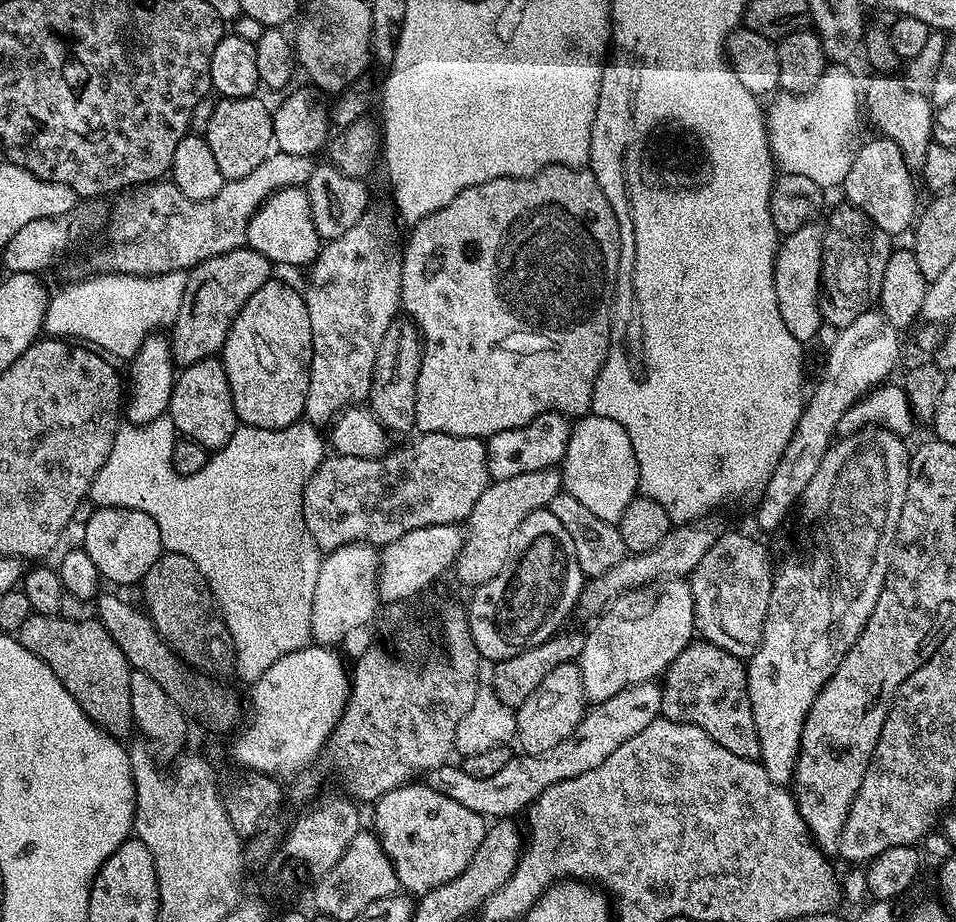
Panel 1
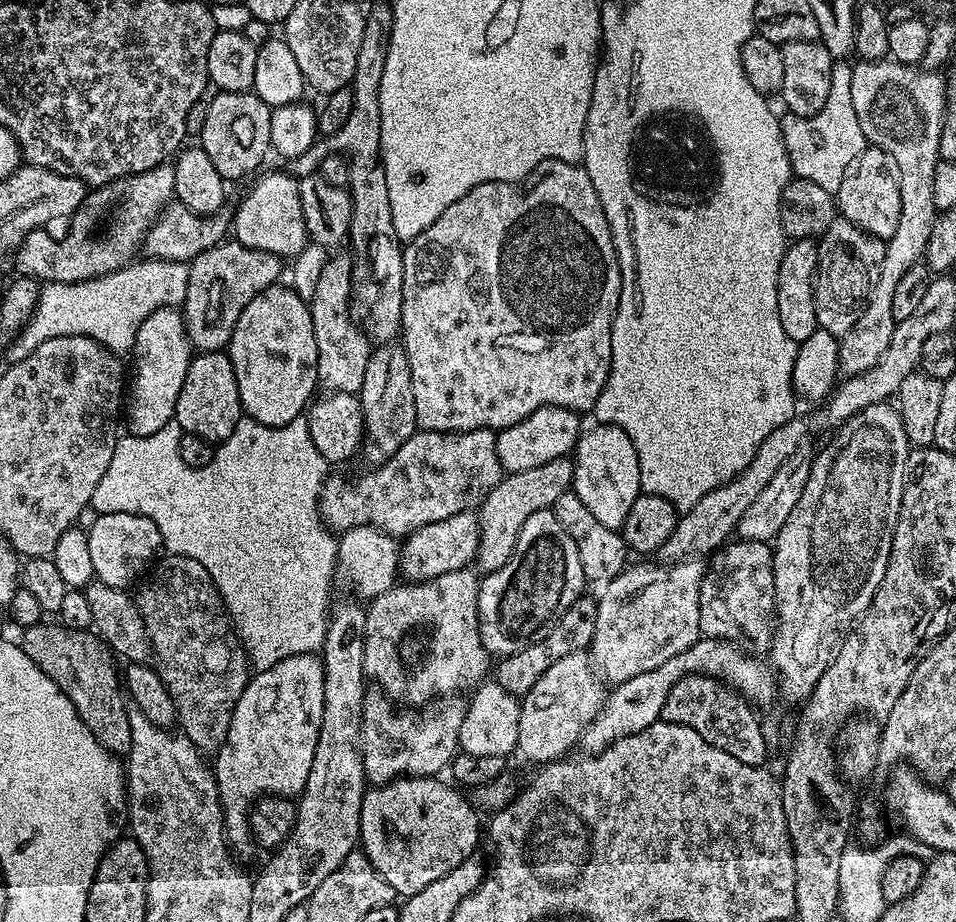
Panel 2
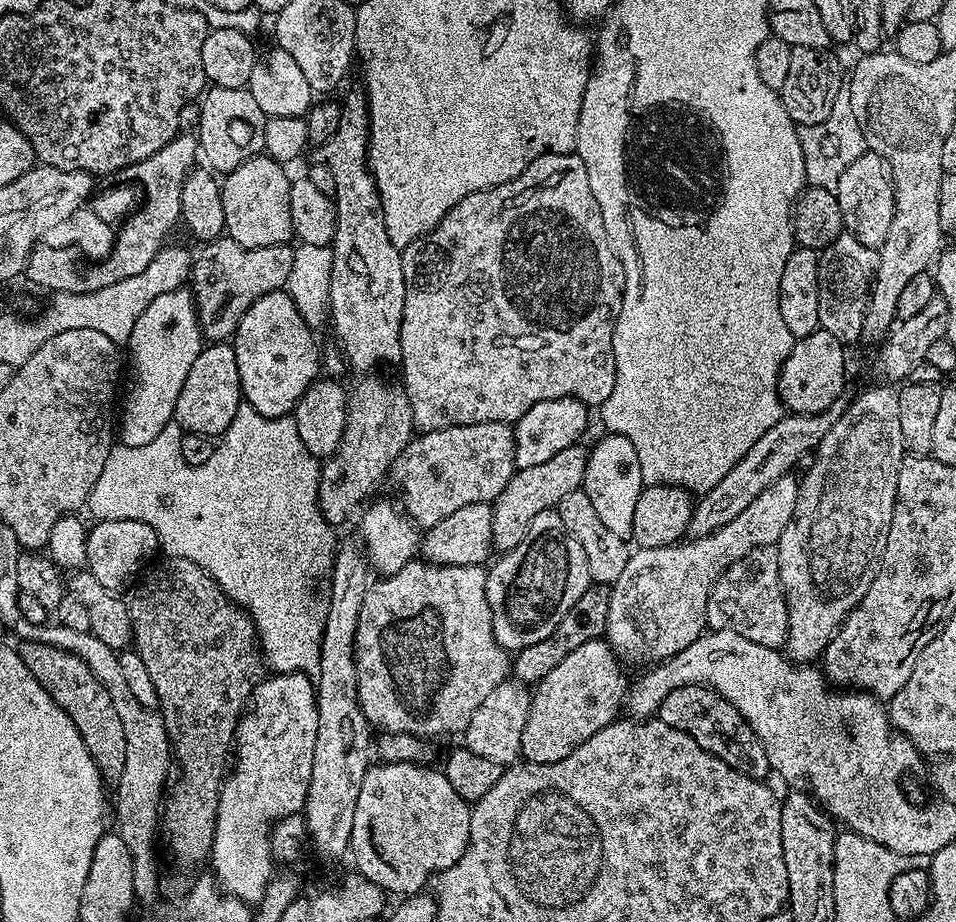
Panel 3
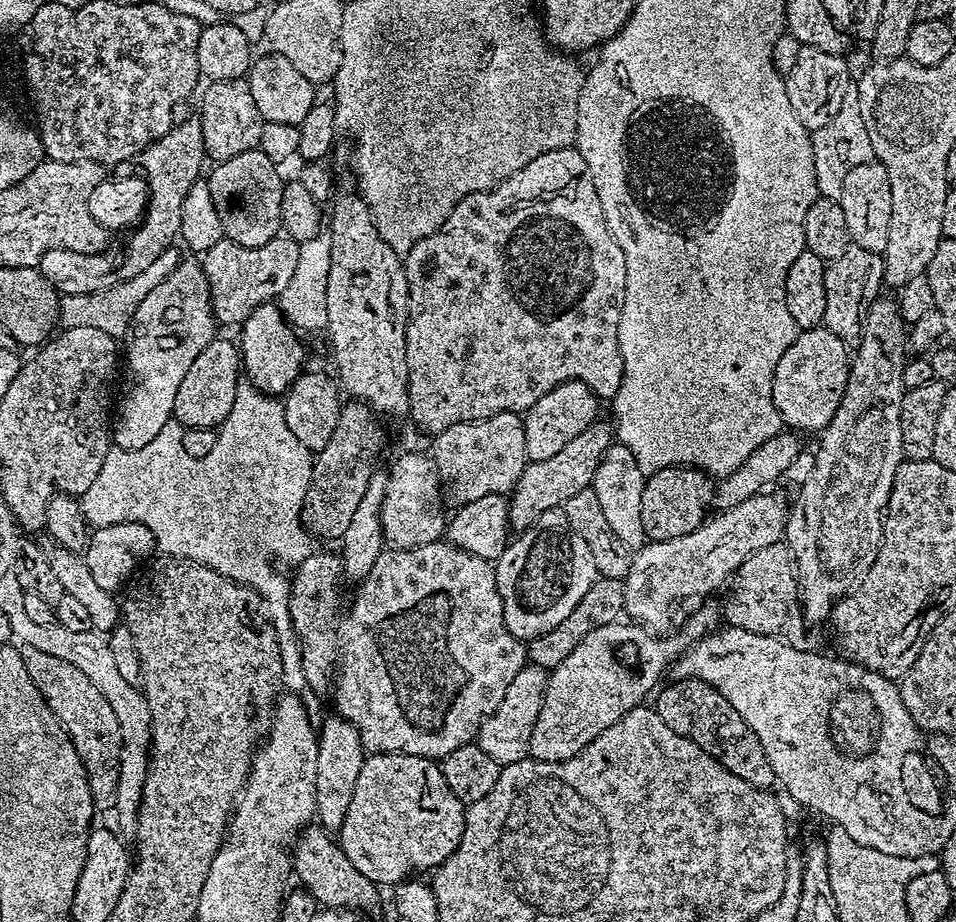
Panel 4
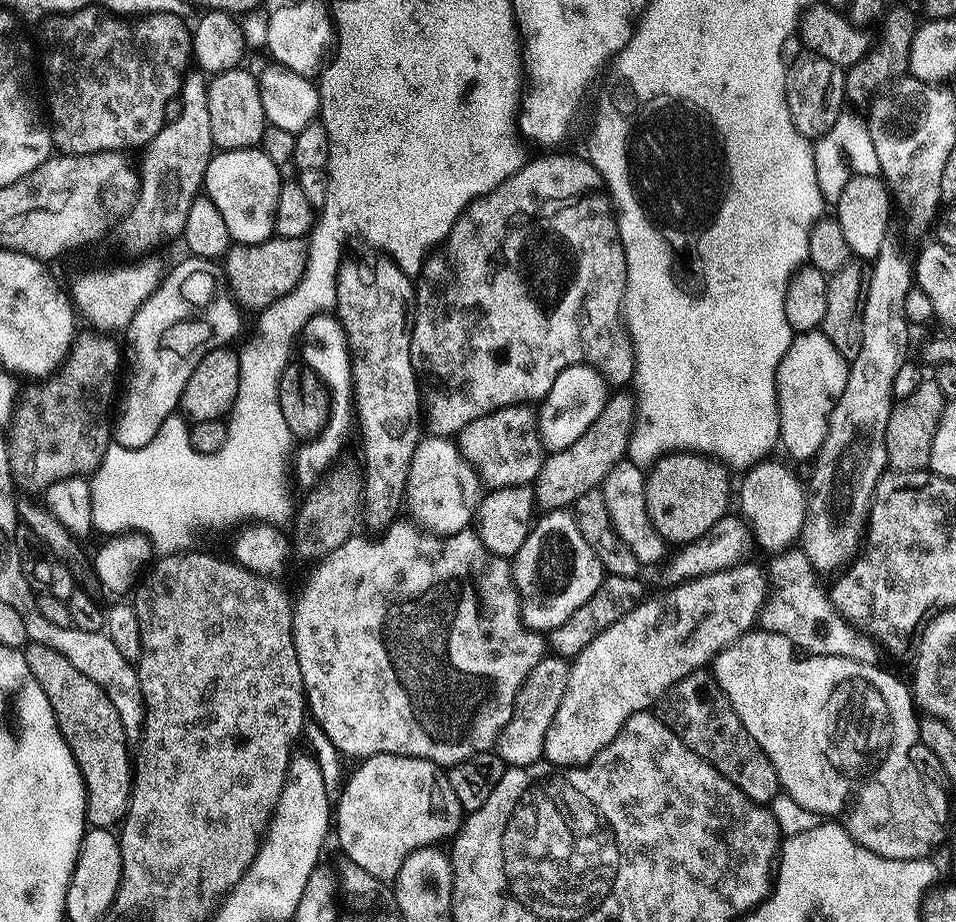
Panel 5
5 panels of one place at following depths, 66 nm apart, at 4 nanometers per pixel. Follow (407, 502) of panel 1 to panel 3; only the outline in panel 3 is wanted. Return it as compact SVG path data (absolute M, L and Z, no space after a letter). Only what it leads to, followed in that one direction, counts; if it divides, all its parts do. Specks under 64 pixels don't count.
M478 422L417 435L392 463L390 473L404 495L403 511L427 530L462 506L495 502L518 471L512 429L513 425L504 422Z

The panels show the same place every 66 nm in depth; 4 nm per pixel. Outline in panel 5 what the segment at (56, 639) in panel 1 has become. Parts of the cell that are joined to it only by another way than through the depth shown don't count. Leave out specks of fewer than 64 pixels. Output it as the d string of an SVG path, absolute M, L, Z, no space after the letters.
M27 643L23 649L26 658L26 666L30 666L30 674L42 686L46 698L56 715L56 721L60 727L60 732L64 735L65 742L70 746L70 750L76 759L78 770L84 779L84 789L88 795L87 823L94 828L112 828L123 821L124 813L128 810L128 802L132 794L132 782L134 779L134 764L128 761L128 740L129 733L124 731L122 718L118 718L118 710L114 710L114 702L95 684L74 666L74 662L67 658L62 658L58 650L50 650L50 646Z

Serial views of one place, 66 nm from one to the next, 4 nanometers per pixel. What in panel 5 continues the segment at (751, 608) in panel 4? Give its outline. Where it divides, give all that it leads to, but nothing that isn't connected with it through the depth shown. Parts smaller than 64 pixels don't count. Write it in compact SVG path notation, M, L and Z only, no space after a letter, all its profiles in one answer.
M792 546L787 550L777 551L773 555L772 561L766 564L766 584L767 592L760 605L758 613L758 624L763 631L777 632L782 634L801 653L809 656L841 656L850 658L854 662L873 663L877 659L877 647L873 641L869 640L863 633L857 632L847 620L842 619L836 612L836 607L832 604L829 593L822 592L816 582L816 568L807 554L799 547Z

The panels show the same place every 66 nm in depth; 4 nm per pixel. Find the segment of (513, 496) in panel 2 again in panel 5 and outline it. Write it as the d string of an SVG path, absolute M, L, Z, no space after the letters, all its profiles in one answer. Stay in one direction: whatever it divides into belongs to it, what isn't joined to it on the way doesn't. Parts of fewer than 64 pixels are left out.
M620 390L617 394L609 395L606 406L590 427L586 434L578 438L578 442L570 442L566 450L558 450L545 455L544 464L540 467L534 481L534 504L540 510L564 510L575 505L582 494L600 488L606 474L614 470L614 466L625 459L628 454L628 439L632 433L632 426L636 420L636 403L627 391Z

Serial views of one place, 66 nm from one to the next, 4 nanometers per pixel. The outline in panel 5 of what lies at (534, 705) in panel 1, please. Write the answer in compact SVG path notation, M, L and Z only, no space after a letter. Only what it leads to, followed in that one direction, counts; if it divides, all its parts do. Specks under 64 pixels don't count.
M741 562L735 564L733 568L725 568L723 572L711 572L706 576L697 577L695 580L677 584L671 589L672 593L665 598L664 604L660 600L645 599L634 610L630 610L630 614L626 614L626 618L618 618L618 622L614 622L614 626L606 626L606 630L602 630L602 634L598 634L598 638L594 638L594 642L590 642L590 646L586 646L586 650L582 650L577 656L571 657L566 690L562 694L562 700L558 702L558 710L554 714L554 722L550 722L550 730L546 730L543 759L547 763L556 765L557 768L578 768L581 764L590 763L607 744L614 742L614 738L619 734L622 726L629 718L639 712L649 711L653 707L651 704L656 704L659 700L661 703L665 699L666 694L672 691L672 687L683 682L687 676L699 673L703 669L700 668L703 664L704 667L709 665L717 653L749 631L757 619L760 605L766 595L766 584L762 579L761 565L759 568L756 564L748 563Z

